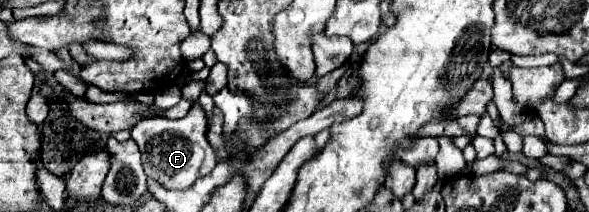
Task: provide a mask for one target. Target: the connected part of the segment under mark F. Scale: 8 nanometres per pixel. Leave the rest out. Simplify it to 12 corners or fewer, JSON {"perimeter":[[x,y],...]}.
{"perimeter":[[199,103],[179,121],[141,119],[131,139],[165,189],[217,165]]}

